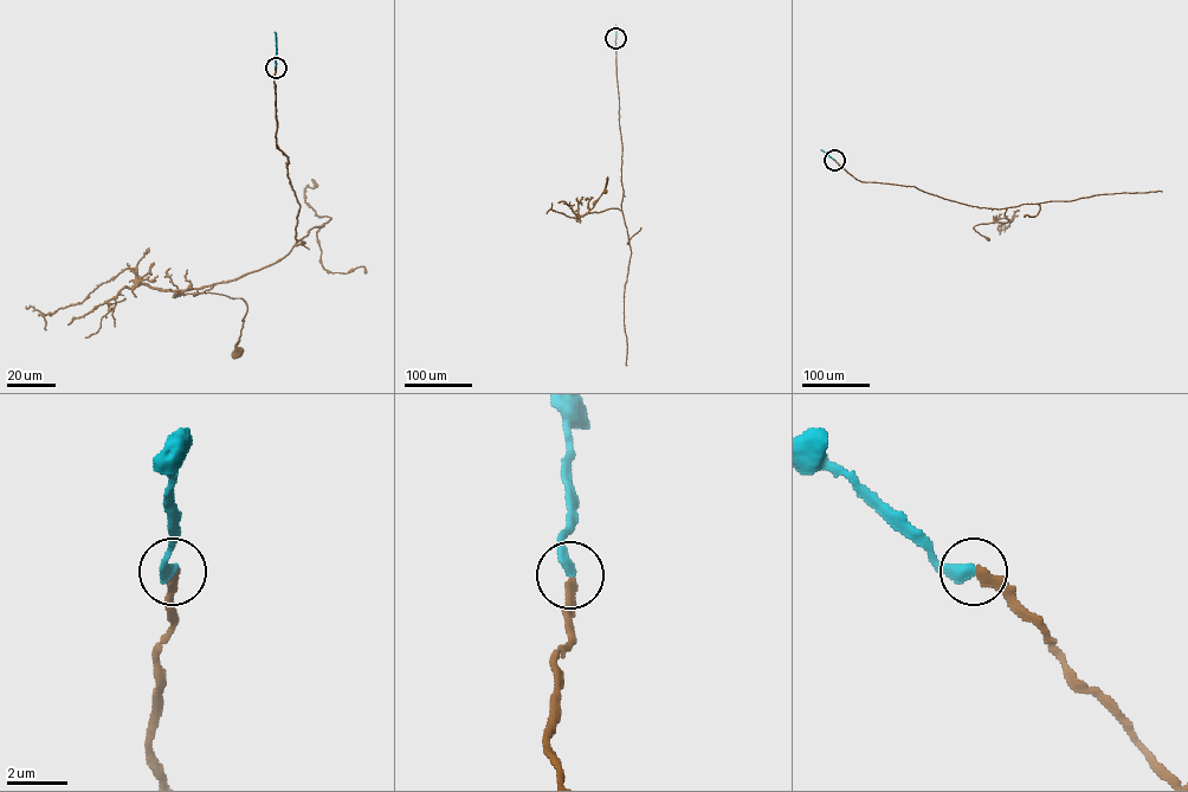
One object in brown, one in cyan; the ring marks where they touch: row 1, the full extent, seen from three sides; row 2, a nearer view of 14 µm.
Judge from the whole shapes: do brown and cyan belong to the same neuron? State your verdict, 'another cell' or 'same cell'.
same cell

